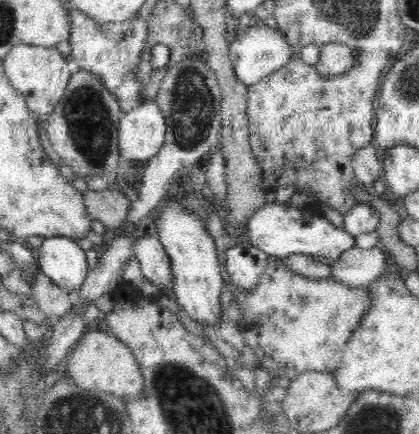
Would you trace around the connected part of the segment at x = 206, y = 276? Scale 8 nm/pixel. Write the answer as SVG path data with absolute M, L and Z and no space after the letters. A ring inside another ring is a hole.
M168 199L154 224L160 243L171 261L172 285L177 303L193 321L206 326L219 326L222 320L221 298L225 283L215 252L216 246L208 234L206 223L192 210L183 206L182 202Z

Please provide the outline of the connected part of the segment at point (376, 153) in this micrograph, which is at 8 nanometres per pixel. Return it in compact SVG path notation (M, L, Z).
M374 143L357 150L352 163L357 183L370 189L373 182L383 179L380 157L380 151Z

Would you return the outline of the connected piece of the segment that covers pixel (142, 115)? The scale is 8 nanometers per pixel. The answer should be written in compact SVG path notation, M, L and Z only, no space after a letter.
M148 99L119 120L119 149L133 166L147 164L165 141L166 121L154 99Z

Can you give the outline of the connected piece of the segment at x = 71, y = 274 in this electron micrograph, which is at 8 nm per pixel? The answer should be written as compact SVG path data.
M45 238L35 255L39 271L68 292L79 290L90 272L85 251L74 239Z

